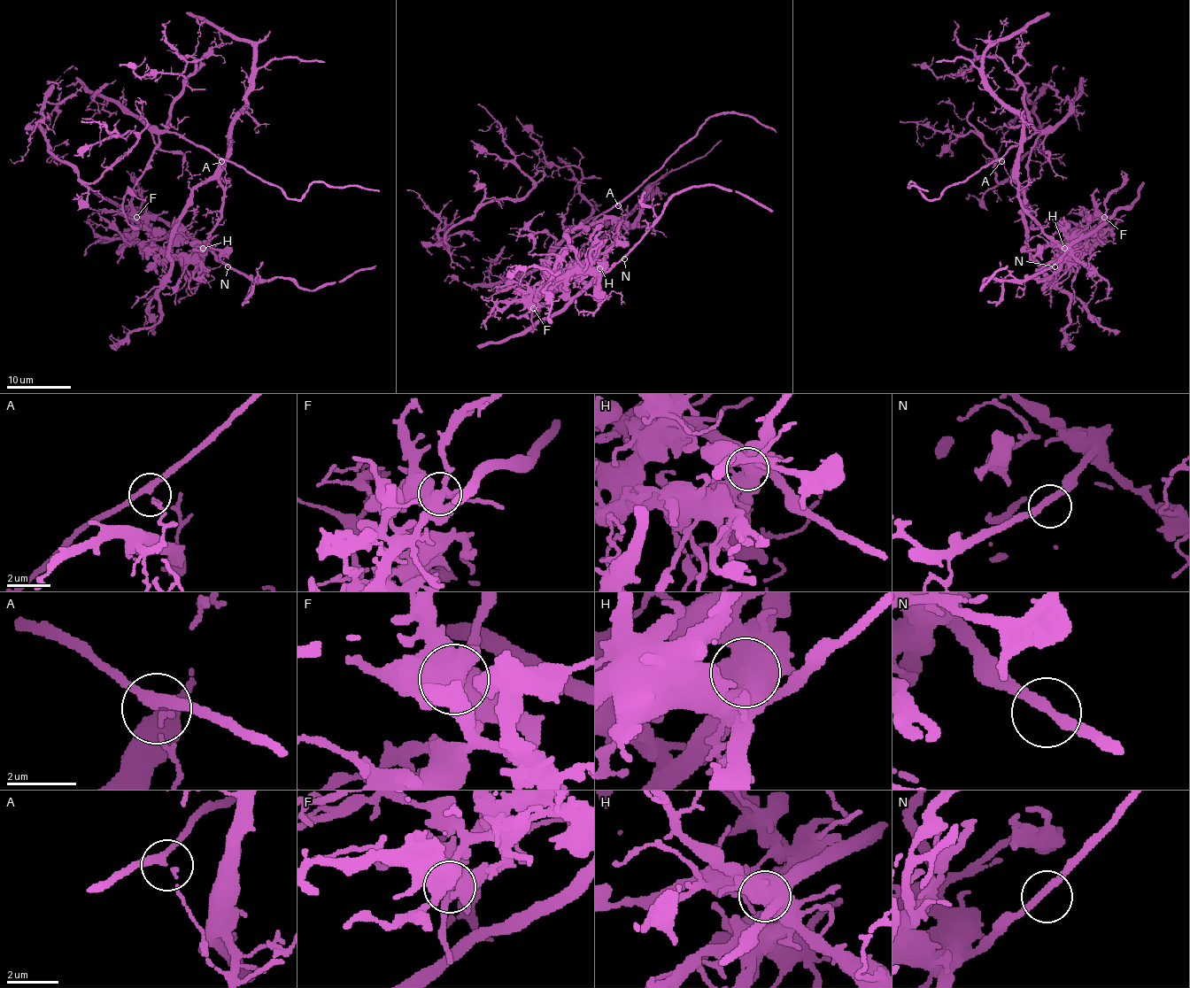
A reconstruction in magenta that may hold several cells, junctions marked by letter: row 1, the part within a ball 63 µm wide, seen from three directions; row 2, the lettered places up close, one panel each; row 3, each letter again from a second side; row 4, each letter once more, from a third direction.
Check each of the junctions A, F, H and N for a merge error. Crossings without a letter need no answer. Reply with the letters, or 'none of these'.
A, H

